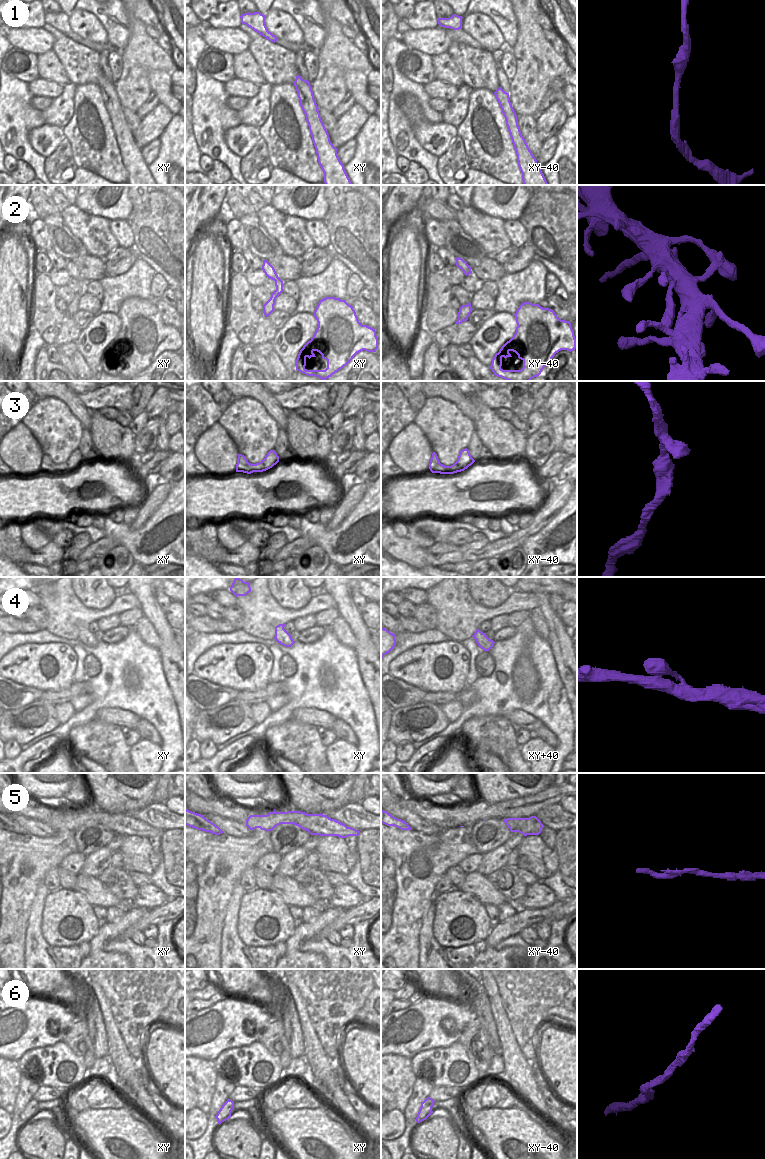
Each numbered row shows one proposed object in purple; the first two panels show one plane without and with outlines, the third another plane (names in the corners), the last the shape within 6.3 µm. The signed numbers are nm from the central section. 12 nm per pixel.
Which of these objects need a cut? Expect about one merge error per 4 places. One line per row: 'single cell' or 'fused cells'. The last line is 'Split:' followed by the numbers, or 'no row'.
1: single cell
2: single cell
3: single cell
4: single cell
5: single cell
6: single cell
Split: no row

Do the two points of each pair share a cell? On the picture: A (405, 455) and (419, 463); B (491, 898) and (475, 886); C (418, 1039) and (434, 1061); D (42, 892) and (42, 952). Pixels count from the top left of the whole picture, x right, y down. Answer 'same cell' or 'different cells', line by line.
A: same cell
B: same cell
C: different cells
D: same cell

